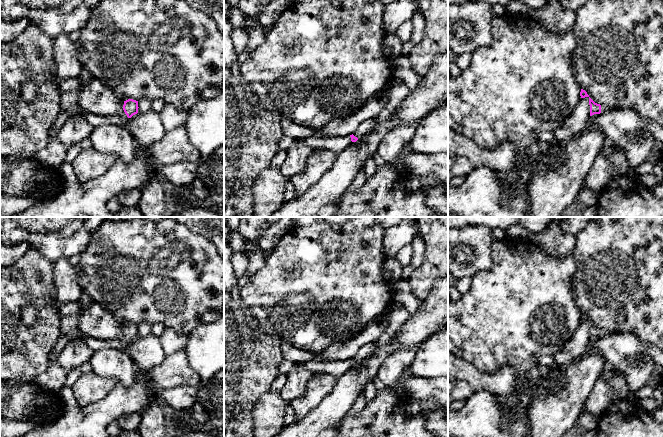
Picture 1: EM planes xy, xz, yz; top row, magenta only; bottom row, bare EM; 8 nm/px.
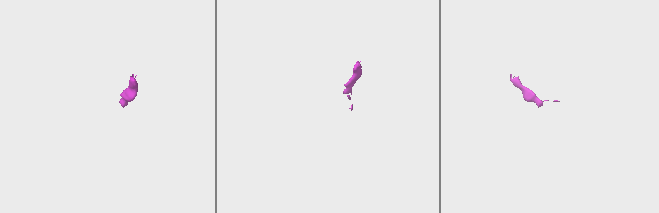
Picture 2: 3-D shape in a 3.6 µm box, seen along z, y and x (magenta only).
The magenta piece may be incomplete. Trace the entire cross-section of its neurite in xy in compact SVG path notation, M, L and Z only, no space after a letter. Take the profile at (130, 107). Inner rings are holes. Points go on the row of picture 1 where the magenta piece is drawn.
M128 99L124 101L123 112L113 115L100 115L84 111L83 118L92 126L97 127L105 124L125 126L128 119L138 113L138 101Z

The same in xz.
M316 130L311 136L305 139L305 142L313 149L331 150L340 154L352 142L356 142L357 140L358 138L353 134L348 136L327 137Z

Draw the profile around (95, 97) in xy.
M97 78L81 86L79 105L84 111L100 115L113 115L124 111L124 100Z

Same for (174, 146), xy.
M184 126L167 131L164 137L147 149L153 167L158 171L161 167L179 161L200 161L199 151L189 142Z

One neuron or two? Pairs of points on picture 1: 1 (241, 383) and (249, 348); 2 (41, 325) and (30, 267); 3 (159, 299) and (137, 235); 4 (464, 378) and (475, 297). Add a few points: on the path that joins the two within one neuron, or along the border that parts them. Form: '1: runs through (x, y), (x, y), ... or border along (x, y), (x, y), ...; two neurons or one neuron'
1: runs through (241, 374), (242, 357); one neuron
2: runs through (43, 311), (43, 297), (40, 289), (33, 281); one neuron
3: runs through (159, 283), (137, 261), (137, 251); one neuron
4: border along (463, 358), (477, 369), (487, 372); two neurons

